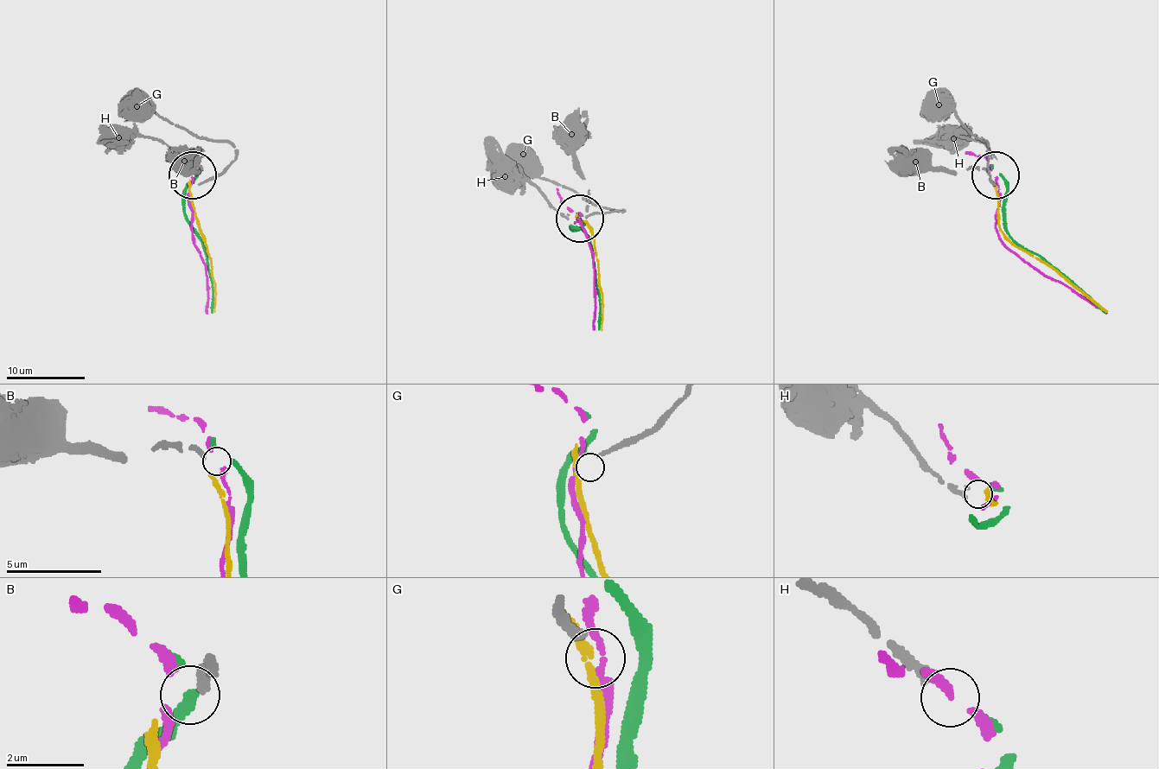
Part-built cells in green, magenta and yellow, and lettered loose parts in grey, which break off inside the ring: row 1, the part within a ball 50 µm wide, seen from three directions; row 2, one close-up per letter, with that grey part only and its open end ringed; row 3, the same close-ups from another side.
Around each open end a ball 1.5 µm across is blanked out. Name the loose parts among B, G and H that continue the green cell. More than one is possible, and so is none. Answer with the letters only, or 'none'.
H

